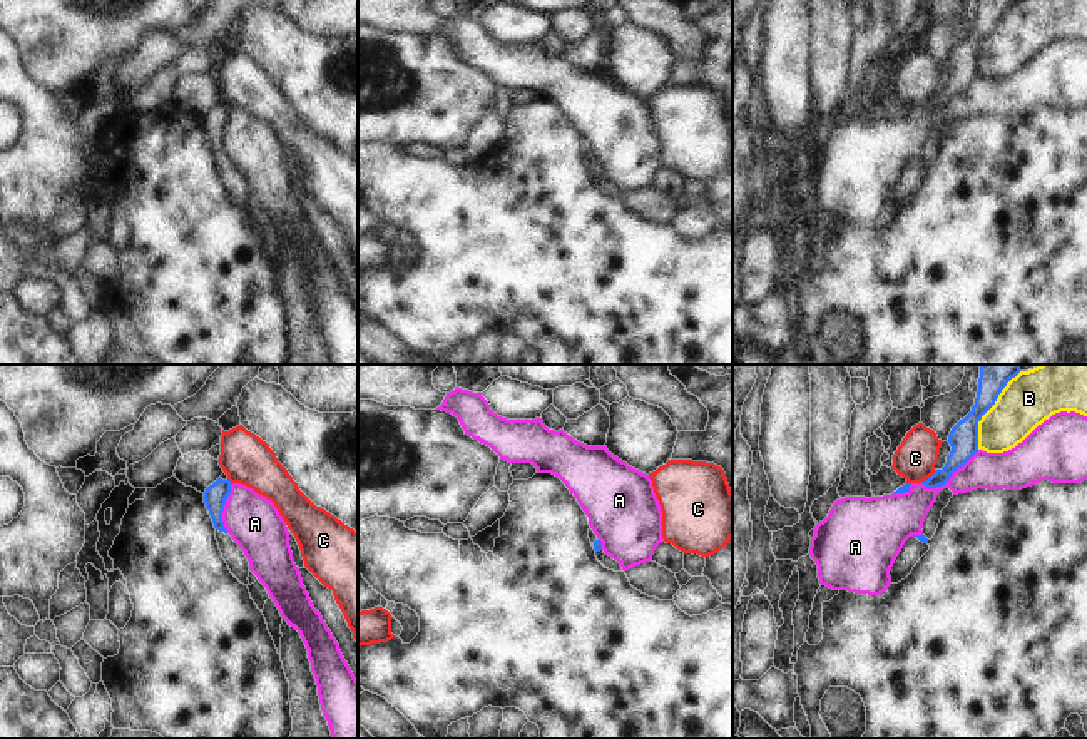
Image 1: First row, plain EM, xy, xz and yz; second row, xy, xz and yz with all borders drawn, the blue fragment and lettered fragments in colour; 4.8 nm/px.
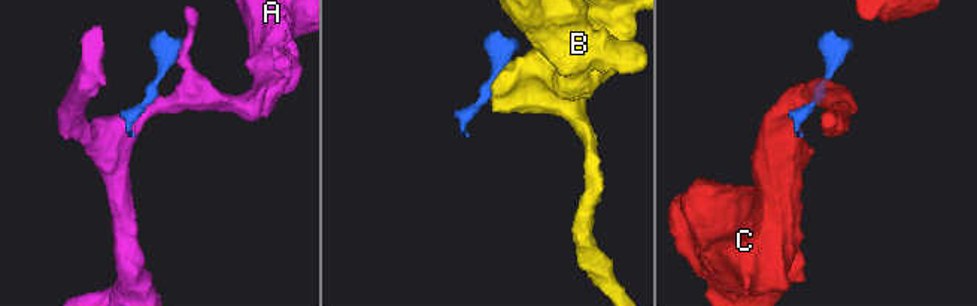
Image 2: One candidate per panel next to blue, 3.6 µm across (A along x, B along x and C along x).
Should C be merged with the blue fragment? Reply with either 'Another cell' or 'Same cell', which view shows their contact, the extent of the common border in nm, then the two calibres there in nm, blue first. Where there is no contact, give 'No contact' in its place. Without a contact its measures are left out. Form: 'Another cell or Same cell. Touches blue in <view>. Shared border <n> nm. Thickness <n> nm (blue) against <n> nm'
Another cell. Touches blue in yz. Shared border 100 nm. Thickness 140 nm (blue) against 200 nm

